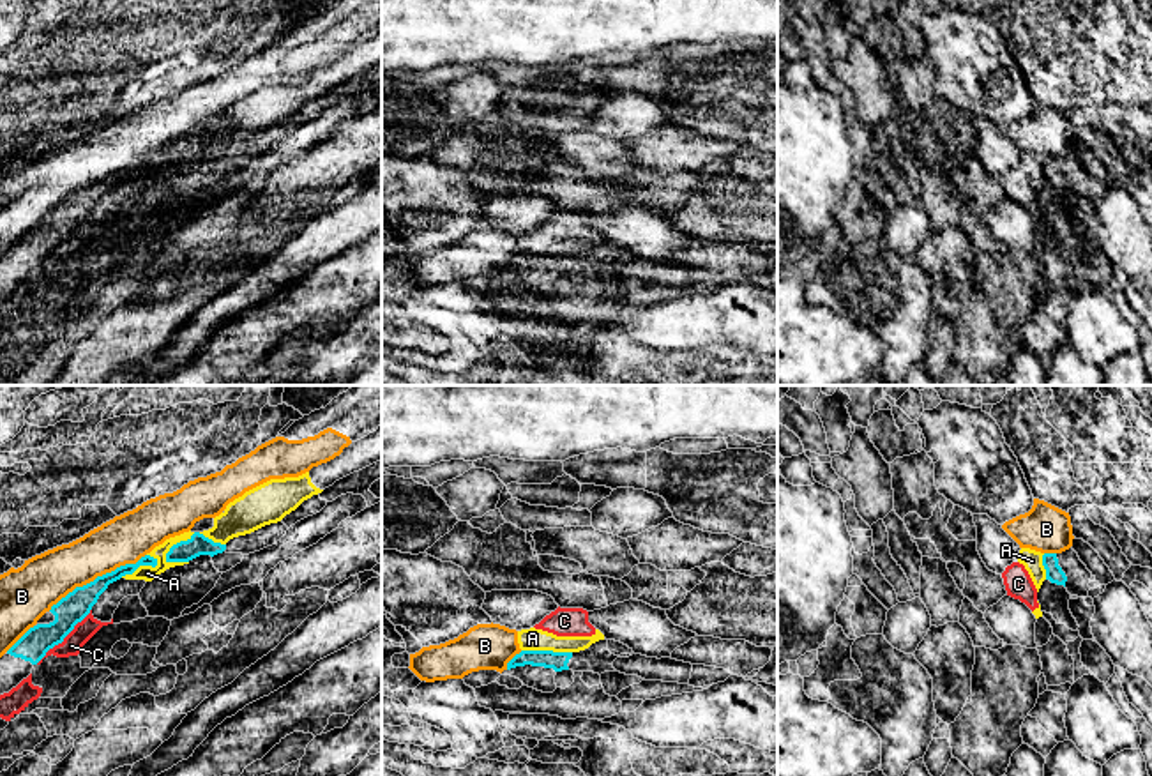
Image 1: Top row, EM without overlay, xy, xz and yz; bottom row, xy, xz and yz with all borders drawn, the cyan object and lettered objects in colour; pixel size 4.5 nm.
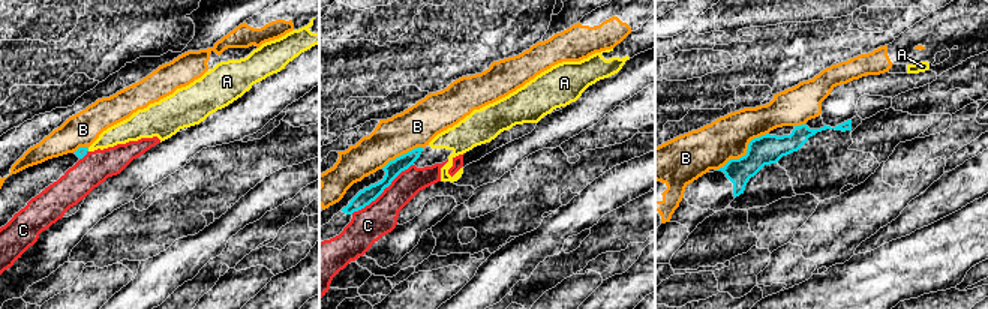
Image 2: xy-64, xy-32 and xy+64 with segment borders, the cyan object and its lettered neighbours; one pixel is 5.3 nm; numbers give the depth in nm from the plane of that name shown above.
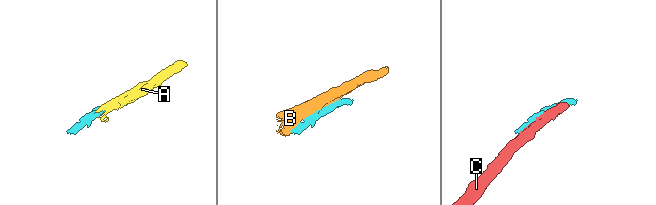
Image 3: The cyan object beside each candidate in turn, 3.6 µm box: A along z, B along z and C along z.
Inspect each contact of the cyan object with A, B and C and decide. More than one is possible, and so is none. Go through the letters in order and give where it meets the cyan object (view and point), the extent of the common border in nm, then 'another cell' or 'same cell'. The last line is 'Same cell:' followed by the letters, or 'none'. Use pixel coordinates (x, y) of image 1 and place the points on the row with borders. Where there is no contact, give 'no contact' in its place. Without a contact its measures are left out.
A: xy (177, 543) | 190 nm | another cell
B: xy (98, 577) | 500 nm | another cell
C: xy (64, 637) | 360 nm | another cell
Same cell: none

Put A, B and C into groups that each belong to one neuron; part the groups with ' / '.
A C / B

